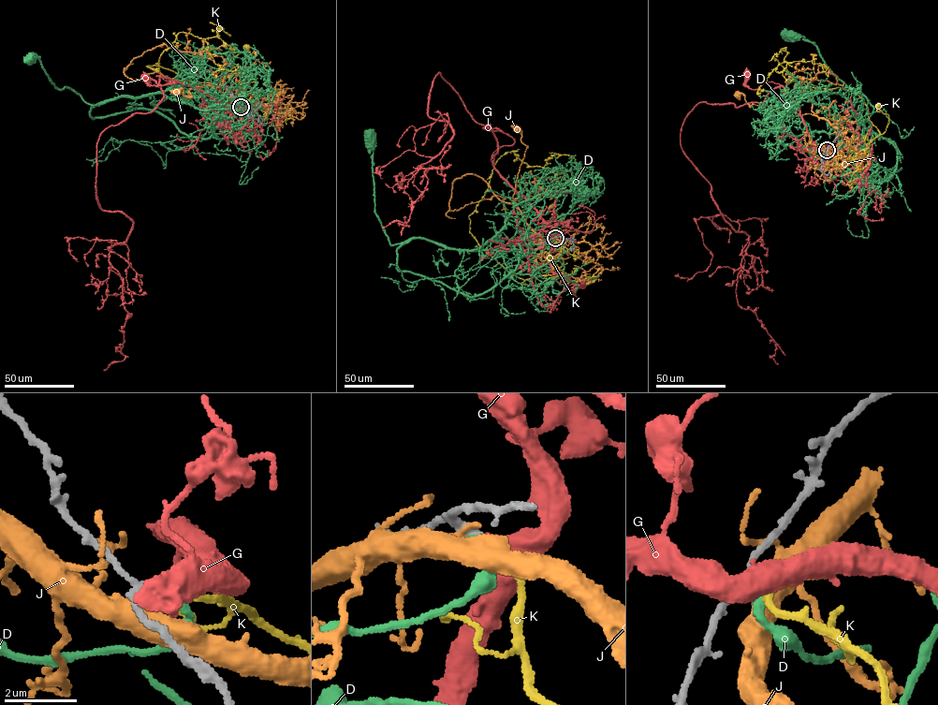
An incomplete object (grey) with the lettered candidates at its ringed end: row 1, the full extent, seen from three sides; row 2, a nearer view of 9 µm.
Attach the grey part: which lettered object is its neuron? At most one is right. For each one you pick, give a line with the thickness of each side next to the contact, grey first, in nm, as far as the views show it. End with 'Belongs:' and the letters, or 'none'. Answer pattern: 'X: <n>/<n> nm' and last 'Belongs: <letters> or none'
K: 200/240 nm
Belongs: K

